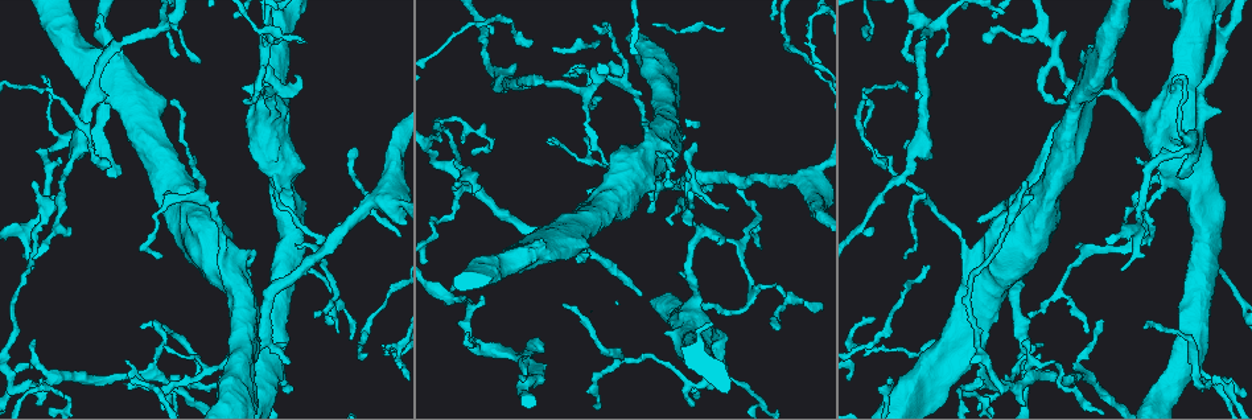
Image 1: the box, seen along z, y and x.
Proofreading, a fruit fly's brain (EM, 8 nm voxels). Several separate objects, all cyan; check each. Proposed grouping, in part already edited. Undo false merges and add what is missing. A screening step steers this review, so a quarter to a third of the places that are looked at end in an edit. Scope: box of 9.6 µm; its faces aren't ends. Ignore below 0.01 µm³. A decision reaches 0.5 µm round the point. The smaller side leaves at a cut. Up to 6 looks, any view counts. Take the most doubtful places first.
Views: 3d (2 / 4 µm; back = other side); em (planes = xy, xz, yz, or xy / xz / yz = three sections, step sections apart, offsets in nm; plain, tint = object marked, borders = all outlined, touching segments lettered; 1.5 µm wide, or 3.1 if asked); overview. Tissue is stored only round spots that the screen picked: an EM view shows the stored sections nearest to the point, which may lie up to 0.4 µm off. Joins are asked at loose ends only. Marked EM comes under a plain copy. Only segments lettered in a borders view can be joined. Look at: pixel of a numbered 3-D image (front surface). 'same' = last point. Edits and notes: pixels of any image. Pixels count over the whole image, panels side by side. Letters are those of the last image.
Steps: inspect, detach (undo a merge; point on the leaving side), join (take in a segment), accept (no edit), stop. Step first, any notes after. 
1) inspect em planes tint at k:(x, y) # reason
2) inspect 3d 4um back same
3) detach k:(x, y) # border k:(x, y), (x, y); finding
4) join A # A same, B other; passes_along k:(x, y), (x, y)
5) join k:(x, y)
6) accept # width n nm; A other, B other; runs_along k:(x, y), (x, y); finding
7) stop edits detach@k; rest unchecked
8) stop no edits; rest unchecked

inspect em planes borders at 1:(691, 382) # three-way junction

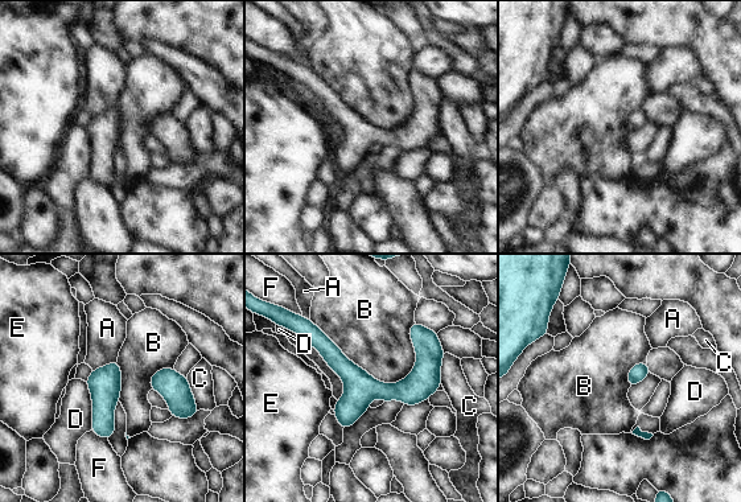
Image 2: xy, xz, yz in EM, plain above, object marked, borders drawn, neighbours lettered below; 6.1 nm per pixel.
accept # A other, B other, C other, D other, E other, F other; runs_along 2:(307, 336), (365, 387), (437, 381); one neuron here

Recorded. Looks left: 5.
inspect em xz step 8 borders at 1:(1028, 340) # branch stops here

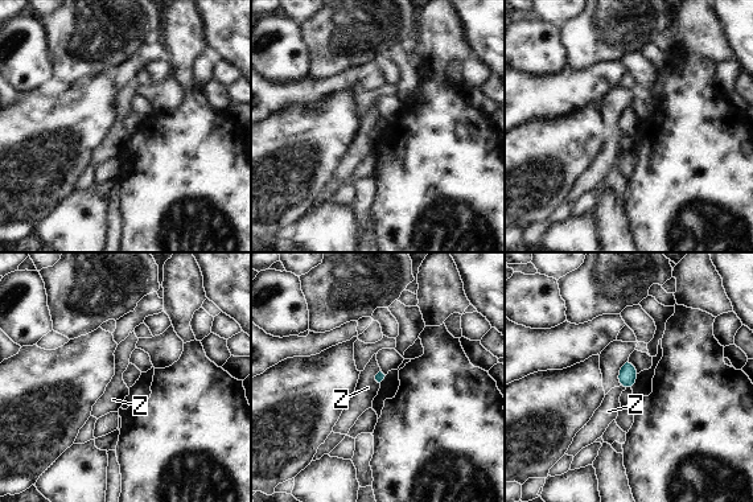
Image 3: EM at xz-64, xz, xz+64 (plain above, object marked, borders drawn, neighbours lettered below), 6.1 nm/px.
inspect em planes borders same # cut it another way

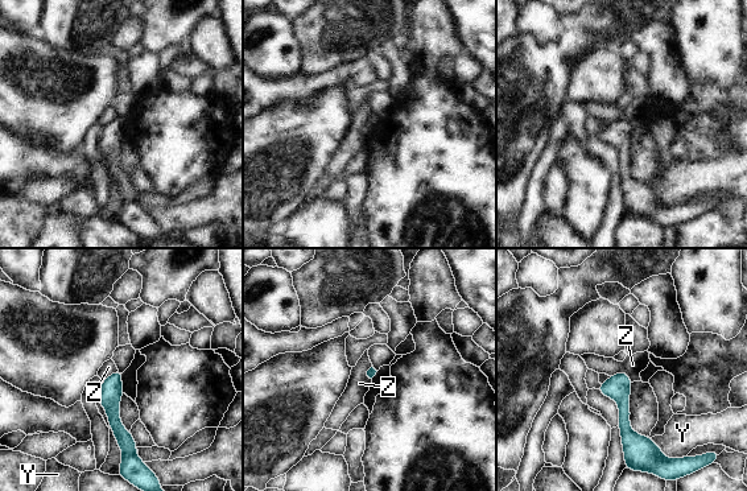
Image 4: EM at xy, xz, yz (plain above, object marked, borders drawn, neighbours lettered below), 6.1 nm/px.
accept # longest_contact Y 150 nm; Y other, Z other; none of them fits

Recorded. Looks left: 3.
inspect 3d 2um back at 1:(162, 26) # four or more arms meet

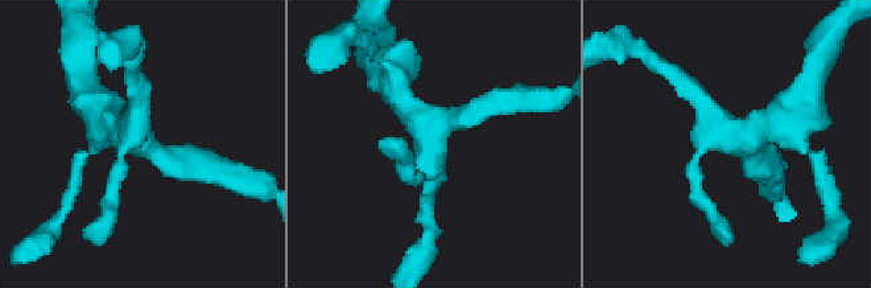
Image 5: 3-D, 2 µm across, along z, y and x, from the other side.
inspect em planes tint at 5:(735, 137) # now the EM

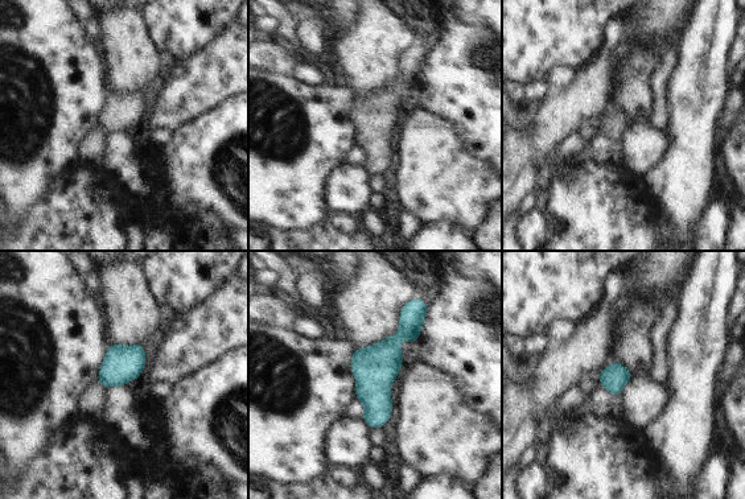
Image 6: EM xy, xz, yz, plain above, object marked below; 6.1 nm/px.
inspect em planes borders same # see the neighbours

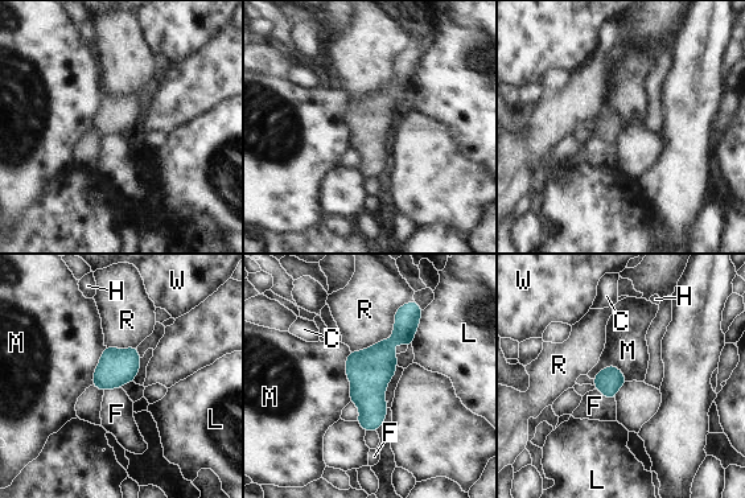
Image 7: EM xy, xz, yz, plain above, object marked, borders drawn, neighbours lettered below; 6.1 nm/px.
accept # longest_contact M 300 nm; C other, F other, H other, L other, M other, R other, W other; border 7:(350, 352), (349, 400); continuous, no second neuron

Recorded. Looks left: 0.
stop no edits; rest unchecked

